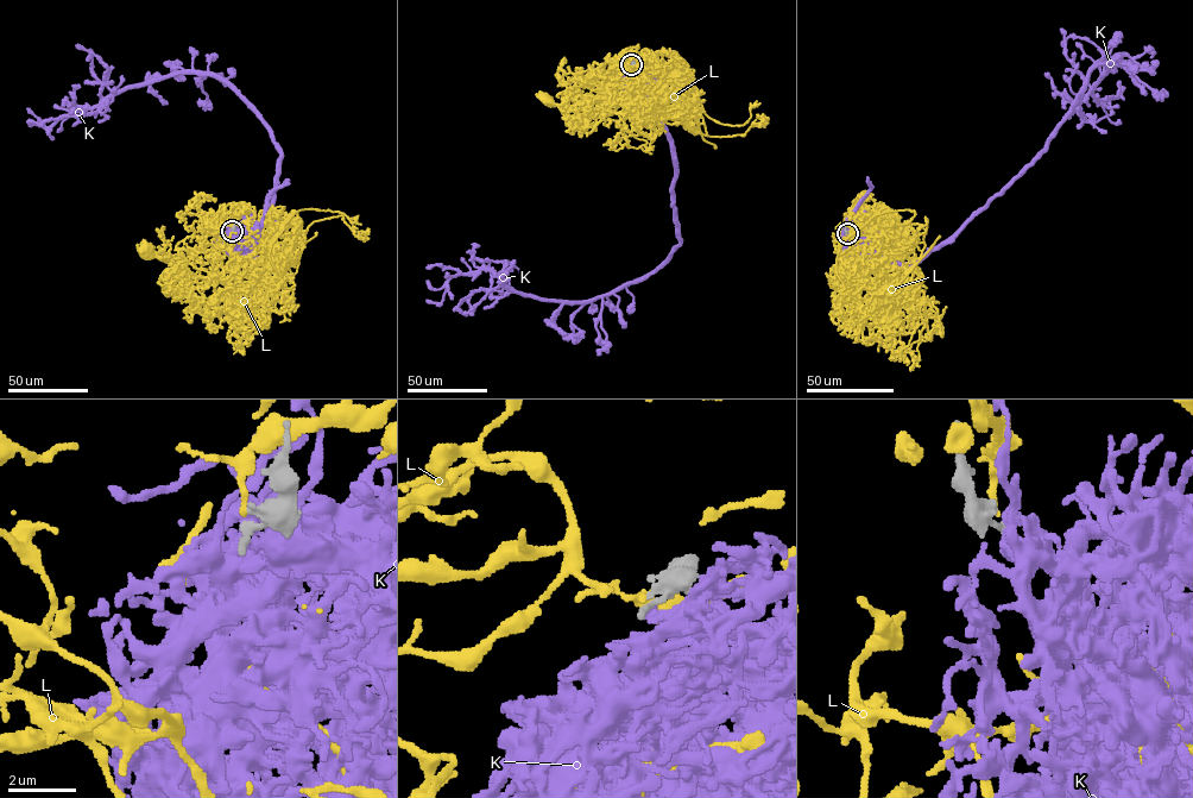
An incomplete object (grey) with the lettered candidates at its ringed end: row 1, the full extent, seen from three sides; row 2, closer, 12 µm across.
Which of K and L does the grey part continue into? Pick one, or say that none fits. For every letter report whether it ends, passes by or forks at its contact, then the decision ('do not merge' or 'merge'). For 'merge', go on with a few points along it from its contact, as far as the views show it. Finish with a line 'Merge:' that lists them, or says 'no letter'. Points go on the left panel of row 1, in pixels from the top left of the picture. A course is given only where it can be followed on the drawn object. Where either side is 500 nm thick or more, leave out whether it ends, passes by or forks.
K: it passes by; do not merge
L: it ends; do not merge
Merge: no letter

